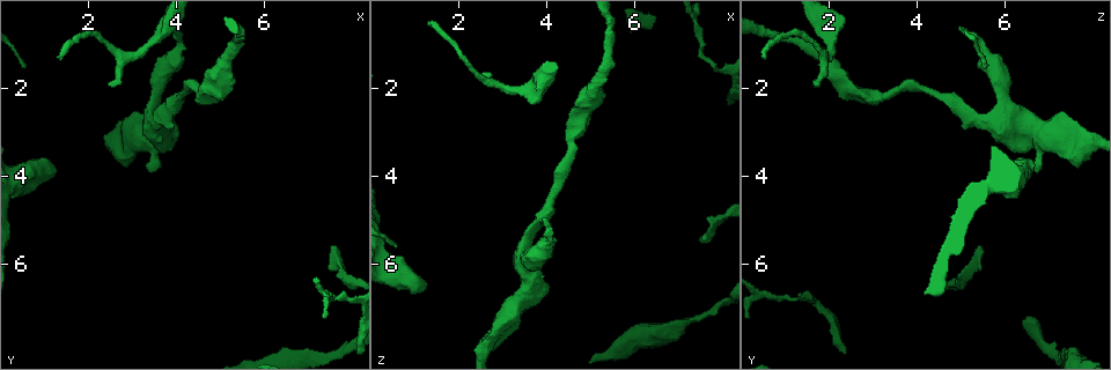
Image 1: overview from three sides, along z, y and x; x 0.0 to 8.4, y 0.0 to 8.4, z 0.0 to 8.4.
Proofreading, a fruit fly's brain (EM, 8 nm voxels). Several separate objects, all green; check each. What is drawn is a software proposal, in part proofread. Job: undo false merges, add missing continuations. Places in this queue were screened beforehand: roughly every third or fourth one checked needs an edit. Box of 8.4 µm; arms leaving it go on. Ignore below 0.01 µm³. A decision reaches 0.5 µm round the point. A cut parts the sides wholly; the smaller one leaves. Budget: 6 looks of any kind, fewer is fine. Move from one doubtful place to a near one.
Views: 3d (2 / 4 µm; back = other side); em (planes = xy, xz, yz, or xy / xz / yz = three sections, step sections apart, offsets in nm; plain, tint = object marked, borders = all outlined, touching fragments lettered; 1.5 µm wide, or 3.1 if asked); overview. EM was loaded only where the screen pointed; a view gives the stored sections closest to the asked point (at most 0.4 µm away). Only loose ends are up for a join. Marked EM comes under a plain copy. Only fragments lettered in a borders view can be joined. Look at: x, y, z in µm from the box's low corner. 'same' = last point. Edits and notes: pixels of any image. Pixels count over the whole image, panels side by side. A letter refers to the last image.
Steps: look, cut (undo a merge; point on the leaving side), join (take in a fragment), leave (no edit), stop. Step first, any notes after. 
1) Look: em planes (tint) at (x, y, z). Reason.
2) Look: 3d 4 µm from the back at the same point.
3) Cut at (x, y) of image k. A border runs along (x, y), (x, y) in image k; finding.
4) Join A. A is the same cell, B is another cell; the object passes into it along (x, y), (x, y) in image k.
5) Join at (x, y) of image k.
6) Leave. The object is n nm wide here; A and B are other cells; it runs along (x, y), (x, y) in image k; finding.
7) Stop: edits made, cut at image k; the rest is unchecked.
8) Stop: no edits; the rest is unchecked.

Look: 3d 2 µm at (5.30, 1.15, 1.75). Thick turns thin.

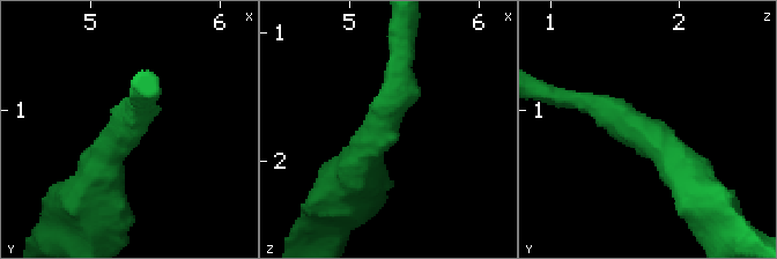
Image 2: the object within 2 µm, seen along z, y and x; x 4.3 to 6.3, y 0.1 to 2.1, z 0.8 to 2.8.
Look: em xz step 8 (tint) at (5.26, 1.20, 1.74). The arms are 190, 380 nm wide.

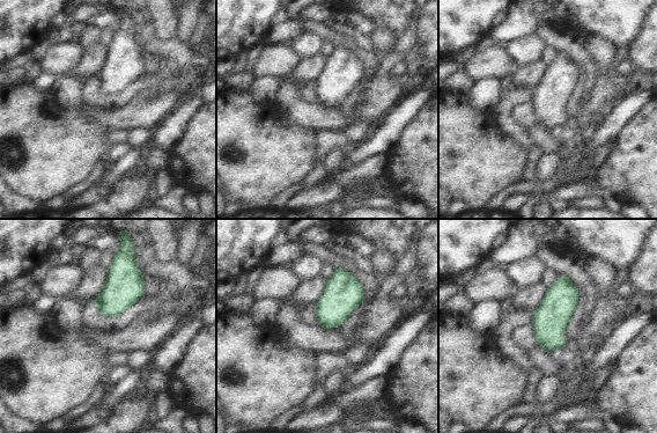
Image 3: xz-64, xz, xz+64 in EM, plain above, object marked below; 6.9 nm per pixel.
Look: em xy step 4 (borders) at the same point. Another direction.

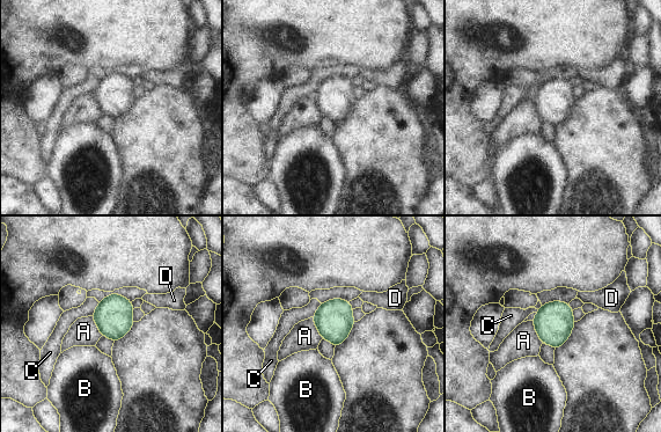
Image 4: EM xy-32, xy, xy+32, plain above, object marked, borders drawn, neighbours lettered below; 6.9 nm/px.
Leave. A, B, C and D are other cells; a border runs along (531, 321), (538, 338), (543, 343) in image 4; continuous, no second neuron.

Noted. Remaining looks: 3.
Look: 3d 4 µm from the back at (3.95, 0.60, 4.95). Branch stops here.

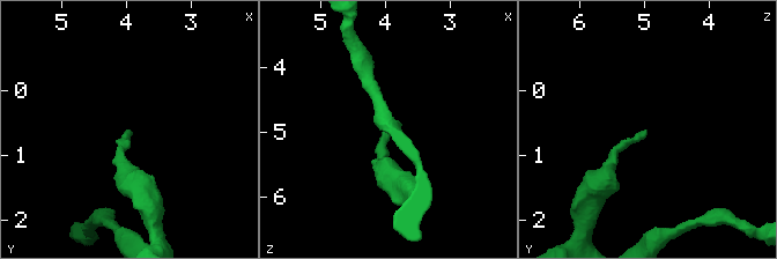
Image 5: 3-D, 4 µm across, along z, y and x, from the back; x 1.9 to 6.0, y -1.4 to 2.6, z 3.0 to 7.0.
Look: em xy step 8 (tint) at (3.95, 0.60, 5.00). Need the tissue.

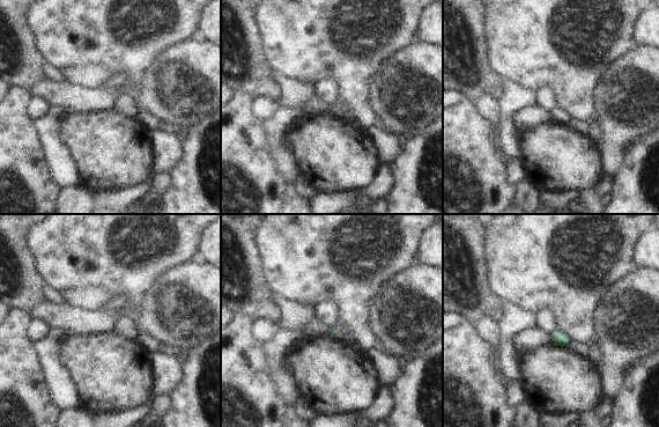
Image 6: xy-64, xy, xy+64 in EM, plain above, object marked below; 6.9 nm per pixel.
Look: em planes (borders) at the same point.

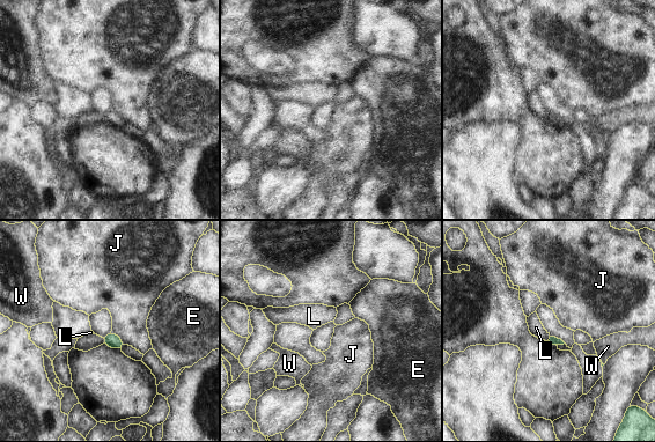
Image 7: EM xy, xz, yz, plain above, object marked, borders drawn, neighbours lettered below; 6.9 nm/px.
Leave. E, J, L and W are other cells; a border runs along (111, 331), (125, 344) in image 7; none of them fits.

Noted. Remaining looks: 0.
Stop: no edits; the rest is unchecked.

